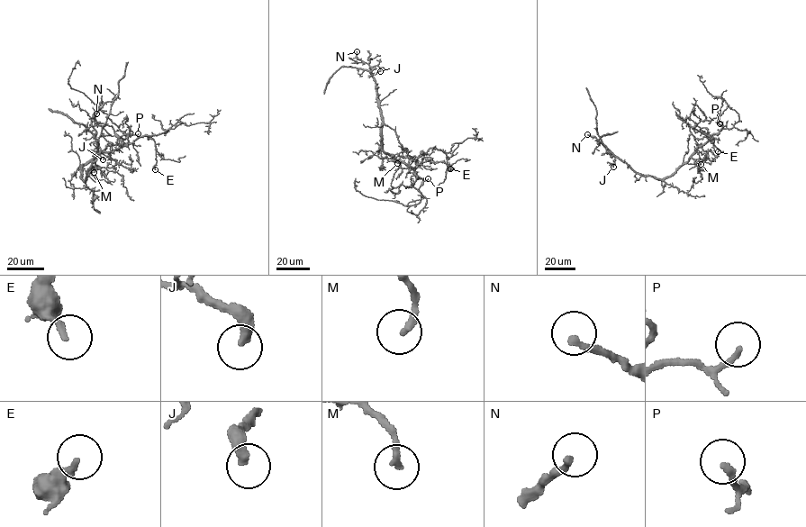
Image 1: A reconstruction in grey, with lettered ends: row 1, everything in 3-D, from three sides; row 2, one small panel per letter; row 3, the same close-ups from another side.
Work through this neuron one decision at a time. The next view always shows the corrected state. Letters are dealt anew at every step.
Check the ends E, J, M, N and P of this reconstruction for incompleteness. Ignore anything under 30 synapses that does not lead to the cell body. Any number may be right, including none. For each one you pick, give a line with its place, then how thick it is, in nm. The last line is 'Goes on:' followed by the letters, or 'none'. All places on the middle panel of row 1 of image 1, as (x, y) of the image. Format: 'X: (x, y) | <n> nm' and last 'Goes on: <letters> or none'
N: (357, 51) | 220 nm
Goes on: N

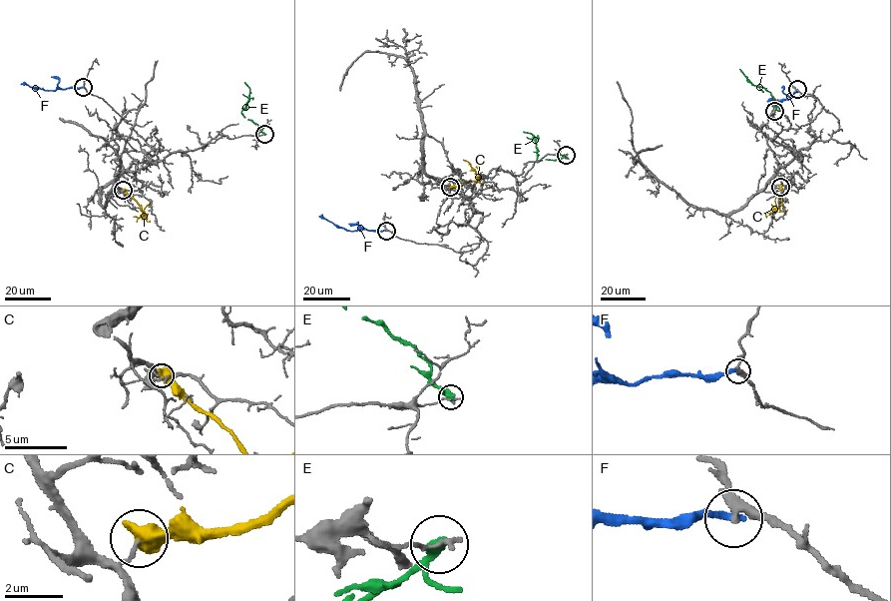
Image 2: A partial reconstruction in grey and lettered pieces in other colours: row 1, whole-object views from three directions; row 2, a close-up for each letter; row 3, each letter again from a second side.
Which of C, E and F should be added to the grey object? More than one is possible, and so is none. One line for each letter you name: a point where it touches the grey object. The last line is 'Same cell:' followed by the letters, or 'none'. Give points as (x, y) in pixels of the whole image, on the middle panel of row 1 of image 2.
Same cell: none

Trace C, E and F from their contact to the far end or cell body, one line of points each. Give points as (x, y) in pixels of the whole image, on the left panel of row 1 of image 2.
C: (123, 190), (146, 214), (133, 217)
E: (264, 134), (241, 111), (249, 97), (249, 89), (244, 82)
F: (83, 87), (44, 90), (20, 84)

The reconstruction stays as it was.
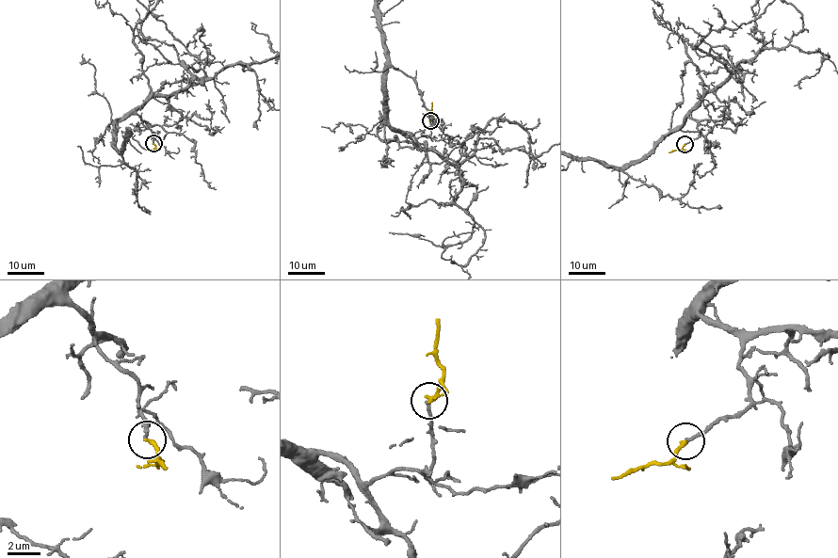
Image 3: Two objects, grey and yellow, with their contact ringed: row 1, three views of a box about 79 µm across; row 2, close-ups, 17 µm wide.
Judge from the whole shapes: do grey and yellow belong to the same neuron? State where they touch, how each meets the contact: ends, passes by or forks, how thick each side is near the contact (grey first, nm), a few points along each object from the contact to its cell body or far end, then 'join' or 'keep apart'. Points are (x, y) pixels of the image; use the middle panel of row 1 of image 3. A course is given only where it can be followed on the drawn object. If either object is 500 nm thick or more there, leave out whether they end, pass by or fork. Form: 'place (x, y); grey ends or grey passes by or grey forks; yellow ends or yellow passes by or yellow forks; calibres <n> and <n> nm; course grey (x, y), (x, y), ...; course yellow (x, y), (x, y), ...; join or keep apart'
place (430, 120); grey ends; yellow ends; calibres 200 and 260 nm; course grey (430, 119), (430, 135), (416, 137), (386, 114), (387, 50); course yellow (430, 119), (433, 115), (431, 103); join

